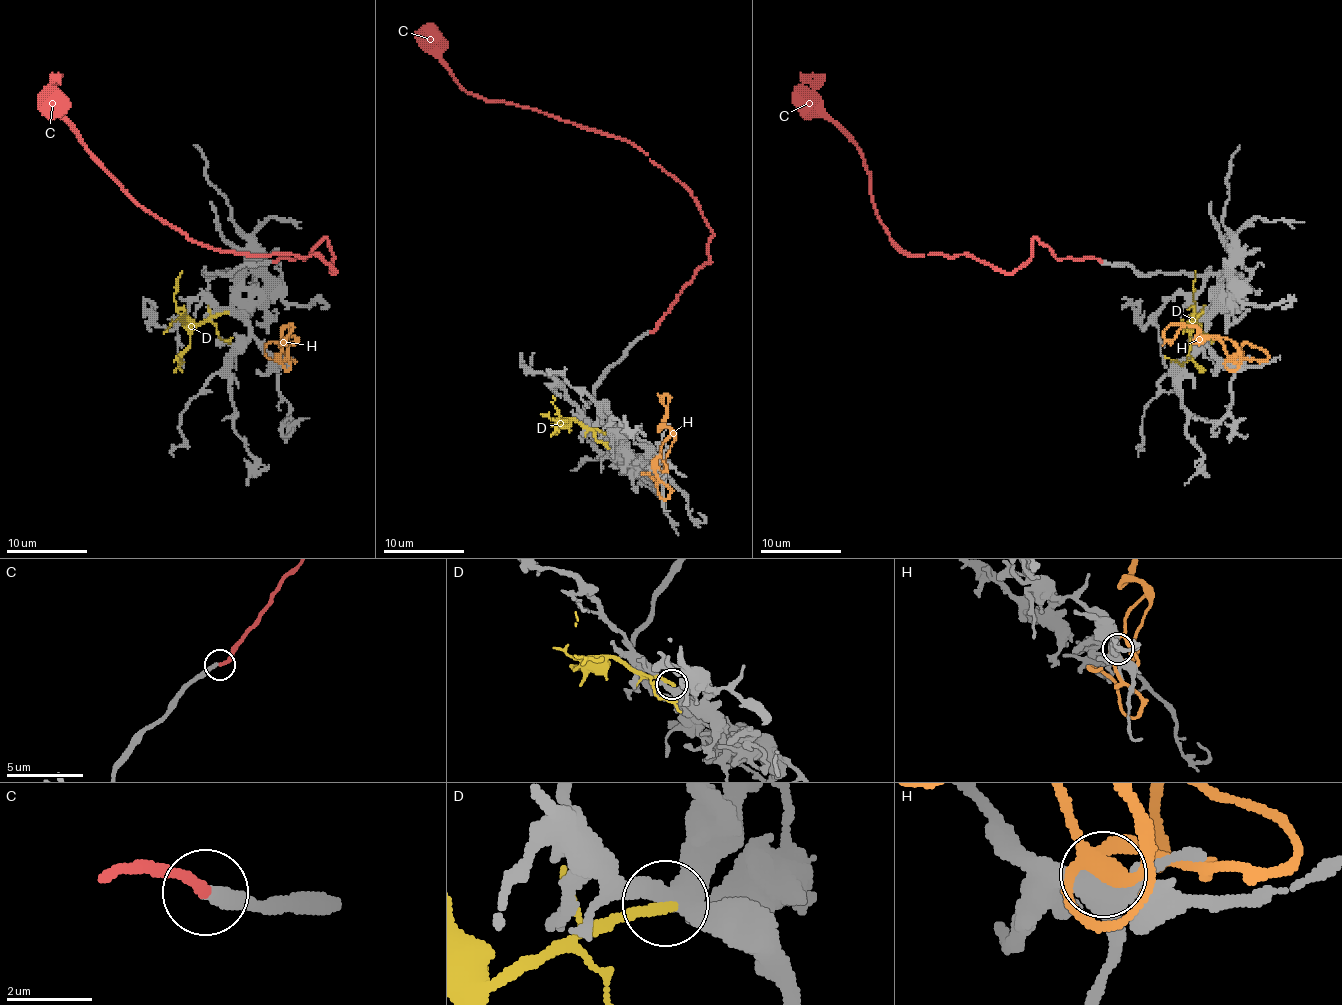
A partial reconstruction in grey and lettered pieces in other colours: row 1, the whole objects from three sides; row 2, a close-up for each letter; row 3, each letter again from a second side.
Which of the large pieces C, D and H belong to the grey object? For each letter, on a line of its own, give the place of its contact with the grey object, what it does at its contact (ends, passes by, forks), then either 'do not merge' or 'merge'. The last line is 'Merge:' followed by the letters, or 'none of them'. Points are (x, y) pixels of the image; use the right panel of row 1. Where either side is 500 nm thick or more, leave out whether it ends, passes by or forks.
C: (1101, 262) | it ends | merge
D: (1202, 311) | it ends | do not merge
H: (1232, 361) | it forks | do not merge
Merge: C

